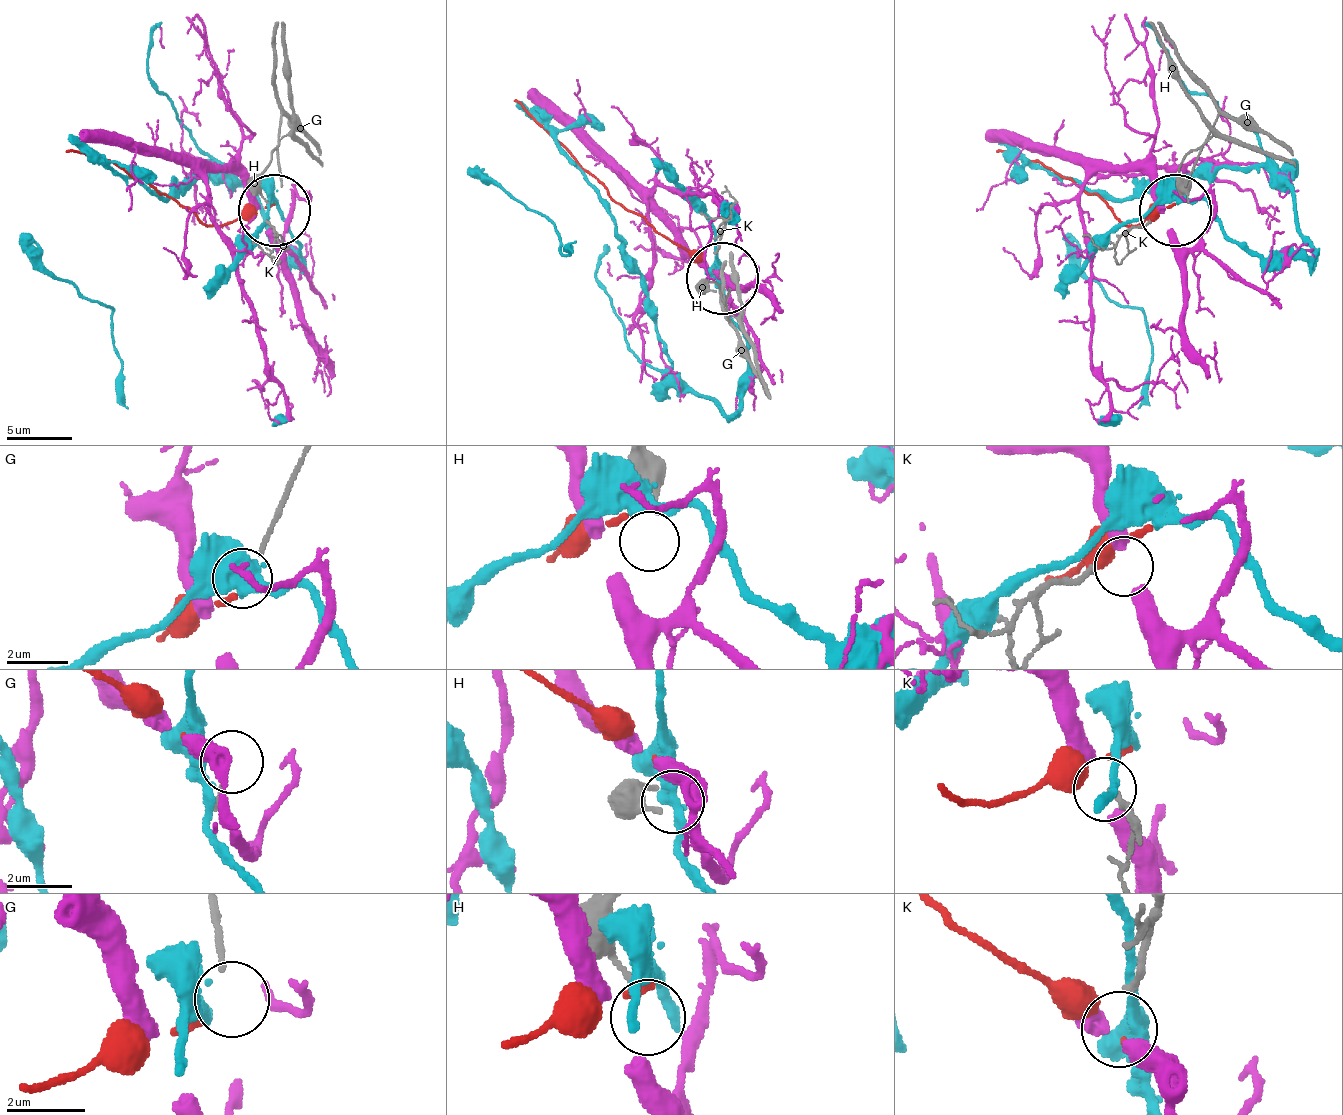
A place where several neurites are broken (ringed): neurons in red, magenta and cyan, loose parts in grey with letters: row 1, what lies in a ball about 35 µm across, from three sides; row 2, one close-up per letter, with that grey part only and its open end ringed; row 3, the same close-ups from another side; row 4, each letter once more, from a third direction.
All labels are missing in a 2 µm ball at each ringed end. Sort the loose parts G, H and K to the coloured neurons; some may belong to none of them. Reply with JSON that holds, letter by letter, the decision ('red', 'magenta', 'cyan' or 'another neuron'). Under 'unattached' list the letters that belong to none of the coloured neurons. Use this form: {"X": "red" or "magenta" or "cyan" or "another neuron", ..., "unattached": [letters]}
{"G": "red", "H": "another neuron", "K": "magenta", "unattached": ["H"]}

